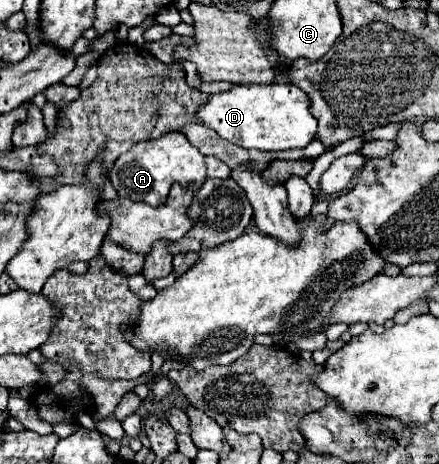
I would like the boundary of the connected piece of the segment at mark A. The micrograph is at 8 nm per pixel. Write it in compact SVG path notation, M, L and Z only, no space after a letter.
M169 132L153 140L137 142L129 152L121 154L109 172L109 180L119 196L129 198L133 202L147 202L149 206L159 206L165 202L171 186L177 182L187 190L199 190L207 180L205 156L191 146L191 142L179 134Z

